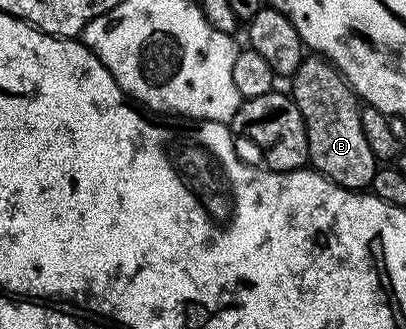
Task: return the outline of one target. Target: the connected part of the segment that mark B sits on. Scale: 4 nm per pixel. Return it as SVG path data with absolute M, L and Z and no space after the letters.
M309 54L291 78L291 95L307 130L309 164L322 176L344 188L365 190L370 187L379 167L377 155L367 146L363 134L362 105L353 87L333 63L323 56Z

